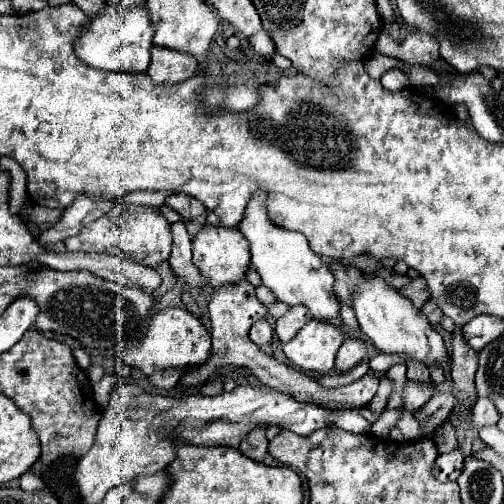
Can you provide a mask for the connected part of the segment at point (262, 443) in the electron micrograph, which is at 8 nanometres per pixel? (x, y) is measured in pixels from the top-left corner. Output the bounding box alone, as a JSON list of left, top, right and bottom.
[238,427,268,461]

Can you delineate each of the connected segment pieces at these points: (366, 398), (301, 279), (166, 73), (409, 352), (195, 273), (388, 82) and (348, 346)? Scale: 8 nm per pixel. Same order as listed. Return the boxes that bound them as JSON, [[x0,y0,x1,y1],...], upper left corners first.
[[178,281,380,409],[238,191,340,321],[148,47,198,83],[352,275,446,365],[168,221,208,289],[380,69,408,91],[336,337,368,373]]

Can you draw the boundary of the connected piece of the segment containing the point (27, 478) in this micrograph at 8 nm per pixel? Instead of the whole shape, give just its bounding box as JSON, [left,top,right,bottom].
[20,471,44,491]

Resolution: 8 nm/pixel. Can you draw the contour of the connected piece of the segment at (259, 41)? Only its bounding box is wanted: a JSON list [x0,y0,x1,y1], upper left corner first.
[248,31,276,57]

